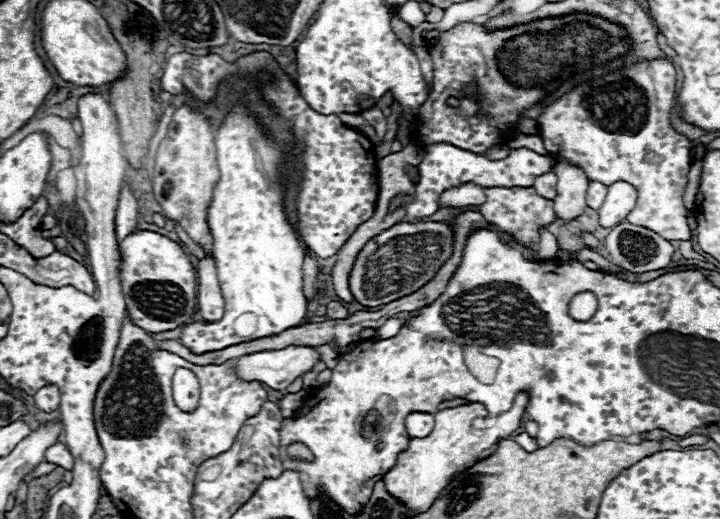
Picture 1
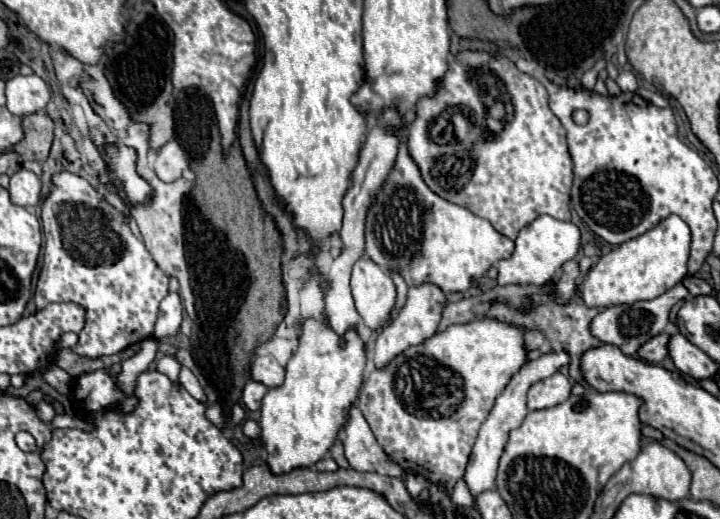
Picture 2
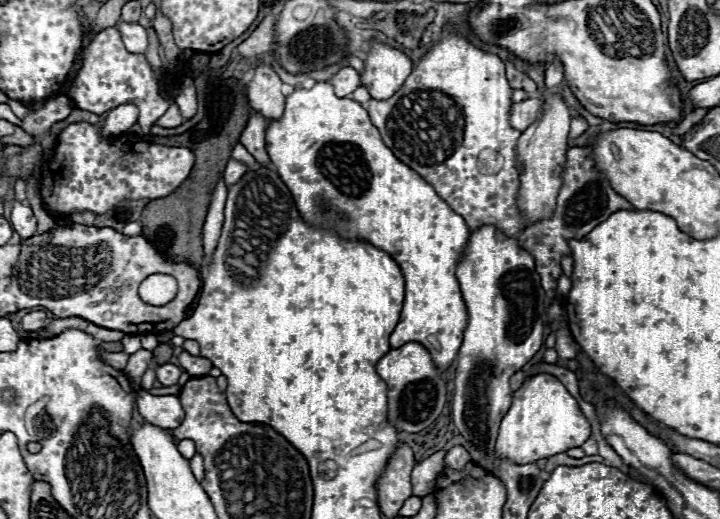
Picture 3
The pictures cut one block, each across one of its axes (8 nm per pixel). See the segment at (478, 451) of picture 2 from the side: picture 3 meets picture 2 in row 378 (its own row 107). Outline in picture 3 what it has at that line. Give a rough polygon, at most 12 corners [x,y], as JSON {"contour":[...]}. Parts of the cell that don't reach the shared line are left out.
{"contour":[[536,98],[514,102],[510,124],[516,130],[536,120],[542,102]]}

